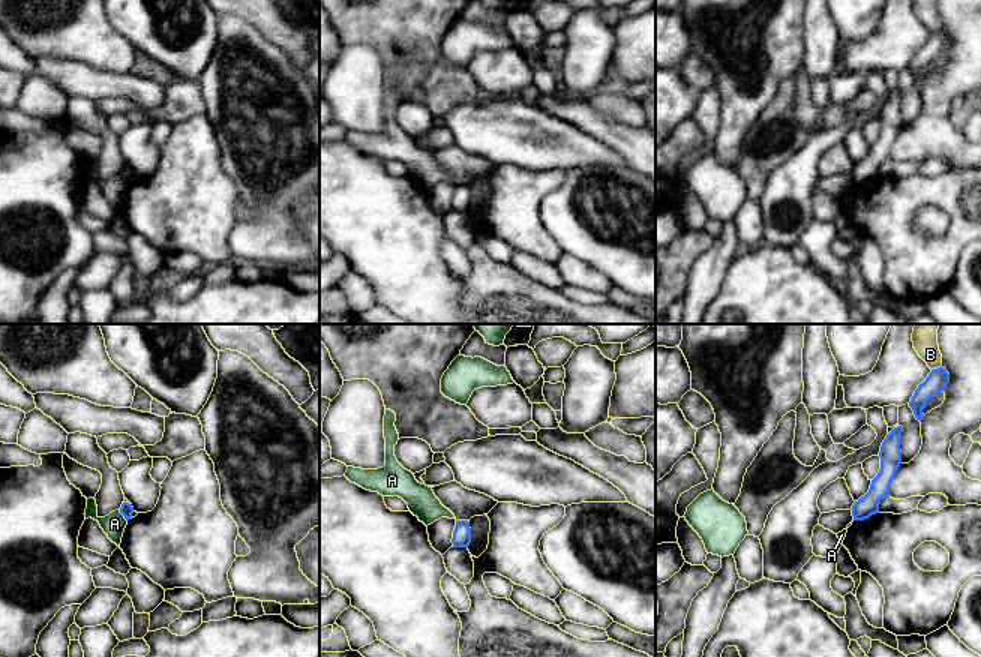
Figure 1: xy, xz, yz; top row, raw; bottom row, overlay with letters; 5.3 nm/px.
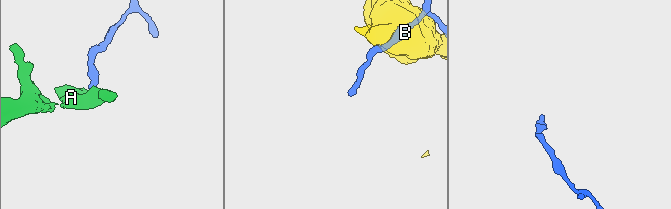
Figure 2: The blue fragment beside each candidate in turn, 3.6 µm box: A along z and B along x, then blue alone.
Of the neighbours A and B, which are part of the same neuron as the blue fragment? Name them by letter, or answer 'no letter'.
no letter

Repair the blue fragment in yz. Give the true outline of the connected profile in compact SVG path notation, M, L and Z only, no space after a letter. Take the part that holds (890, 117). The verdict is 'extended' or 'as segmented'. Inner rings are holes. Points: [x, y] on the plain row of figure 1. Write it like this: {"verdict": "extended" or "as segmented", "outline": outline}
{"verdict": "as segmented", "outline": "M894 92L884 104L879 116L880 134L872 144L868 156L852 170L854 184L868 183L872 178L879 177L879 168L884 160L890 160L891 146L902 128L902 105L903 92Z"}

